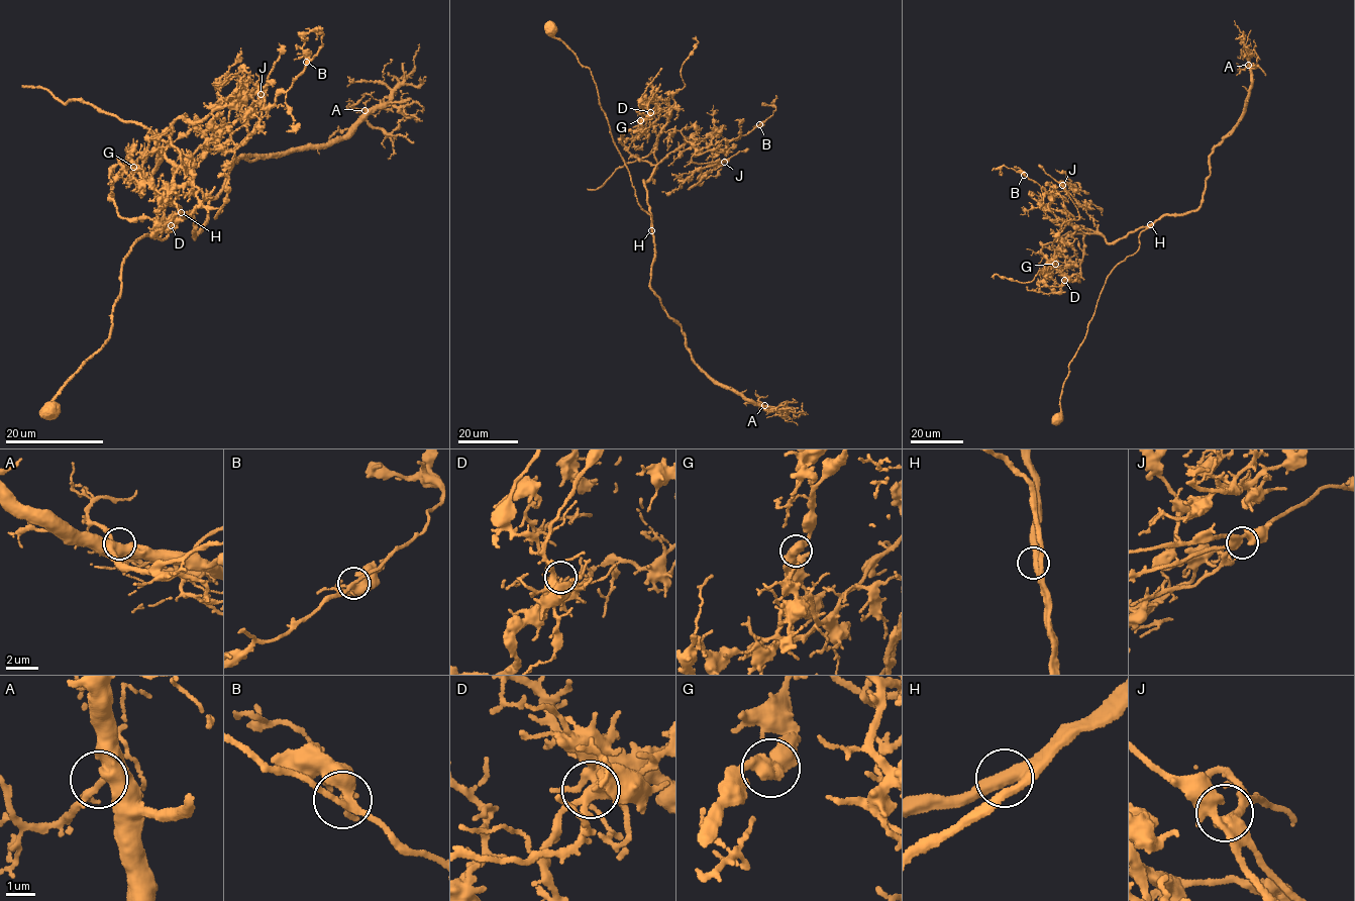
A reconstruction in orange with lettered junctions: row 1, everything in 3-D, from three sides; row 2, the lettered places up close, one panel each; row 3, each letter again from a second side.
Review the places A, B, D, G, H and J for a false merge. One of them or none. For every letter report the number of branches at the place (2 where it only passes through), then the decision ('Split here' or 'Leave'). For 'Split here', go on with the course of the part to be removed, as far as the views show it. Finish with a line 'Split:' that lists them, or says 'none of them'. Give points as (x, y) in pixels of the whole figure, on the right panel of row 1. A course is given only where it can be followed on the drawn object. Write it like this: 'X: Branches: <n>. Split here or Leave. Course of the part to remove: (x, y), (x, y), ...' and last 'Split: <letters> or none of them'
A: Branches: 4. Leave
B: Branches: 3. Leave
D: Branches: 2. Leave
G: Branches: 2. Split here. Course of the part to remove: (1055, 264), (1057, 256), (1070, 261), (1056, 241), (1073, 216), (1060, 196), (1003, 166), (1002, 175)
H: Branches: 2. Leave
J: Branches: 3. Leave
Split: G

